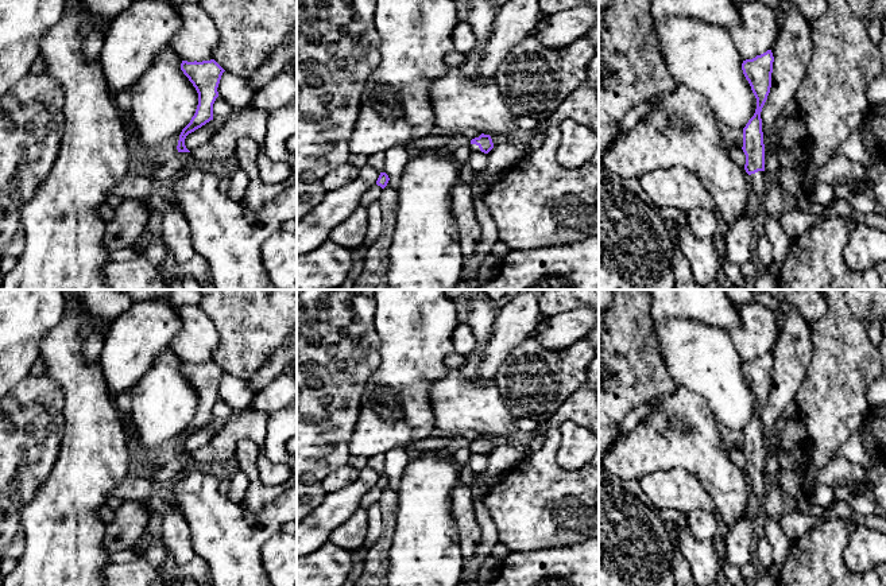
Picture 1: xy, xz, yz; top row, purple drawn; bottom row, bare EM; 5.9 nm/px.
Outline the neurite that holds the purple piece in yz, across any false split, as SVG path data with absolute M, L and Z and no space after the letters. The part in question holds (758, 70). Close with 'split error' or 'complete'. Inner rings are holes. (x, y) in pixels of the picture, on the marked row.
M771 50L746 59L742 70L748 81L751 90L757 98L757 109L754 116L743 128L743 152L746 155L744 170L750 176L751 190L763 201L769 187L765 172L765 144L762 132L761 112L767 100L771 88L774 57Z; split error

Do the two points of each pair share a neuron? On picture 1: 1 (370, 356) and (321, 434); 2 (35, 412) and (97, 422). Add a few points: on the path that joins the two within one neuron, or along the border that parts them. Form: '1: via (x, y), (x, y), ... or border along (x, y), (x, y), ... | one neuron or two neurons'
1: via (351, 375), (321, 404), (321, 415) | one neuron
2: border along (61, 385), (64, 396), (64, 435), (58, 447) | two neurons

